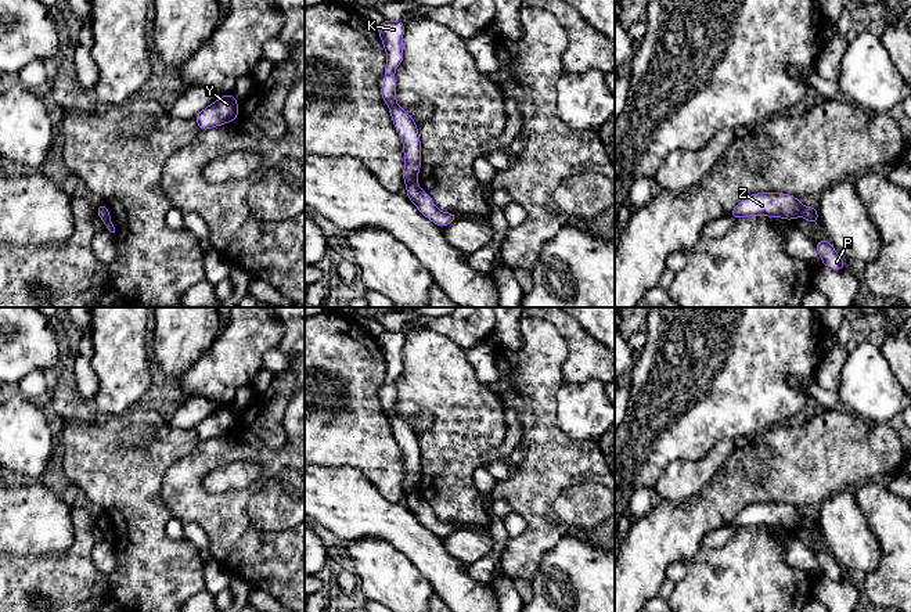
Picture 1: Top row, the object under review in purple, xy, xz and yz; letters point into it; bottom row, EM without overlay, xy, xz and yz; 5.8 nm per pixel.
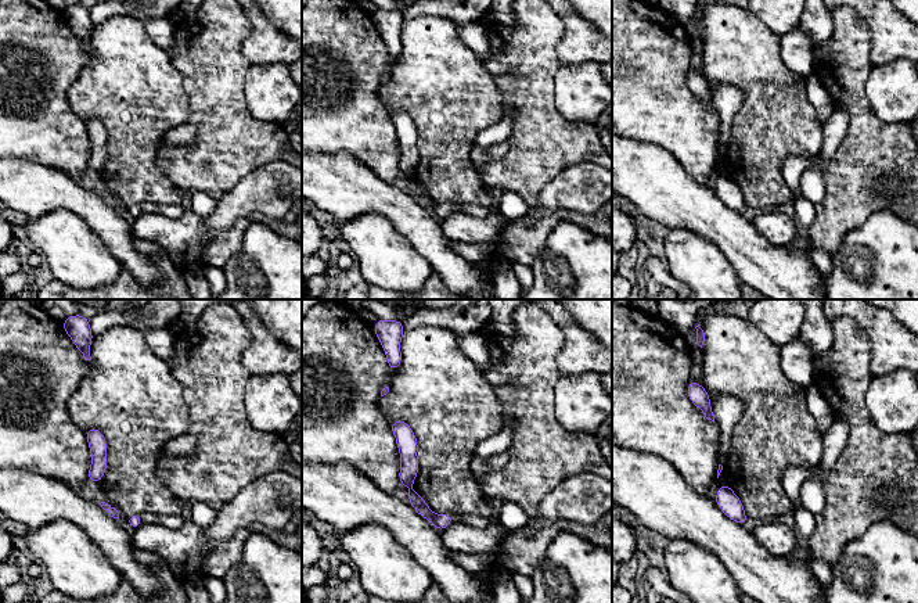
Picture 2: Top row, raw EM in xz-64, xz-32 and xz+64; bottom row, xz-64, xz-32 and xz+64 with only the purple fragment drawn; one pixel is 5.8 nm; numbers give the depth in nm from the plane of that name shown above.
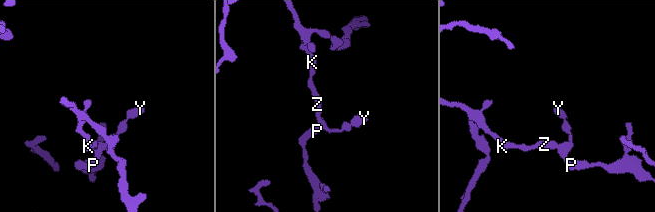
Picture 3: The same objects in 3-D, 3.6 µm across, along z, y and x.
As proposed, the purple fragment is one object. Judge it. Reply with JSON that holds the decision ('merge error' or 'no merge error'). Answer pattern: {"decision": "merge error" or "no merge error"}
{"decision": "merge error"}

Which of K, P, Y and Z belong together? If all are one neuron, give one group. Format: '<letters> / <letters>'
K Z / P Y

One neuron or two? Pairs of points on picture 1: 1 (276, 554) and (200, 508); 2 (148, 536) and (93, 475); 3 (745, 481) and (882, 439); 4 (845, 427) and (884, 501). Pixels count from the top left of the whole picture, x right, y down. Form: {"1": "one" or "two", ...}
{"1": "one", "2": "one", "3": "one", "4": "two"}

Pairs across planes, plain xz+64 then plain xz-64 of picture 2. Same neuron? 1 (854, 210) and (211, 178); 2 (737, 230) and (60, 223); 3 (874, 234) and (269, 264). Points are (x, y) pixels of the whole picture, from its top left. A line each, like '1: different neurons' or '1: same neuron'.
1: same neuron
2: different neurons
3: same neuron

